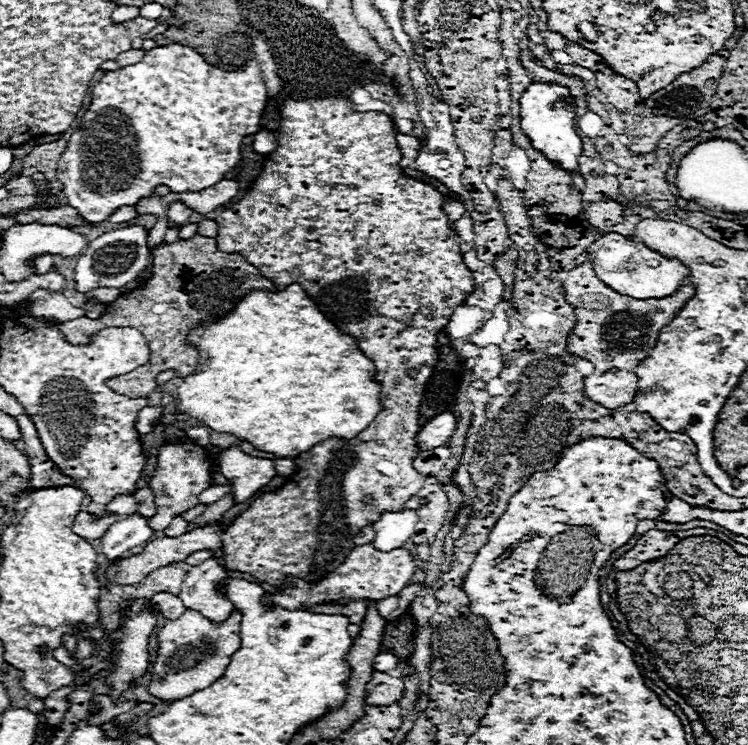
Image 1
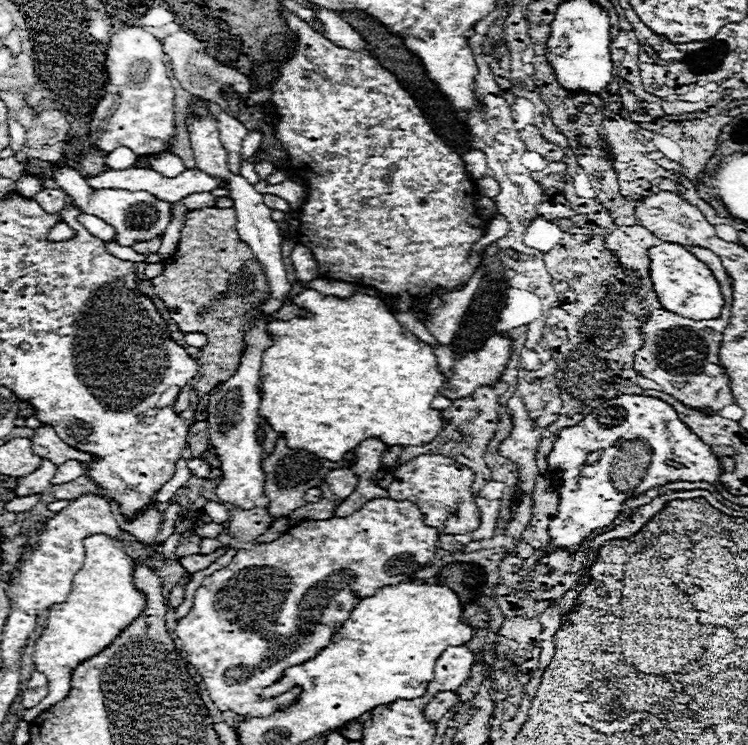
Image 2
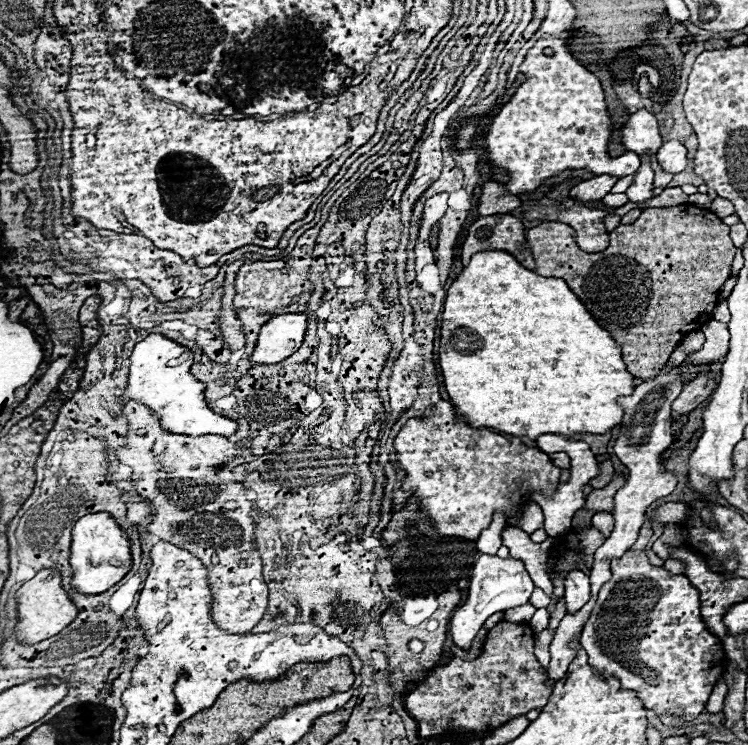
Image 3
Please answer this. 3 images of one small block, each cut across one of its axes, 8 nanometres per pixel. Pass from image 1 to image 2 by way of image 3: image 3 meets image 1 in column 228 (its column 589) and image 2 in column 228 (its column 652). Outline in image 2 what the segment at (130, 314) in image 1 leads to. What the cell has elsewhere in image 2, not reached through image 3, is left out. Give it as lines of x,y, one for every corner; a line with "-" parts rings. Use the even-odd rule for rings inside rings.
202,208
190,210
186,214
186,224
180,232
180,244
164,264
162,276
152,278
152,286
156,294
166,302
172,320
178,324
182,332
202,332
208,338
208,344
202,348
200,362
200,382
196,384
196,396
202,398
218,384
226,382
230,374
234,374
240,354
244,350
244,330
252,318
252,308
266,298
266,294
256,294
256,276
254,276
254,260
244,260
244,242
236,232
236,210
234,208

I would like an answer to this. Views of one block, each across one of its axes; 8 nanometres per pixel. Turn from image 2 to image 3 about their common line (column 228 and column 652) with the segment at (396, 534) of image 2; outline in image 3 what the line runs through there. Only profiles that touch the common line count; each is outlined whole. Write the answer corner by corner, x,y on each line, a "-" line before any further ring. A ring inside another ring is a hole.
628,550
612,562
612,578
600,588
596,606
584,624
580,644
588,652
588,662
602,676
616,676
624,690
634,690
644,700
646,710
694,720
704,712
710,692
728,666
720,638
704,624
700,614
700,592
684,574
670,574
648,560
646,550

